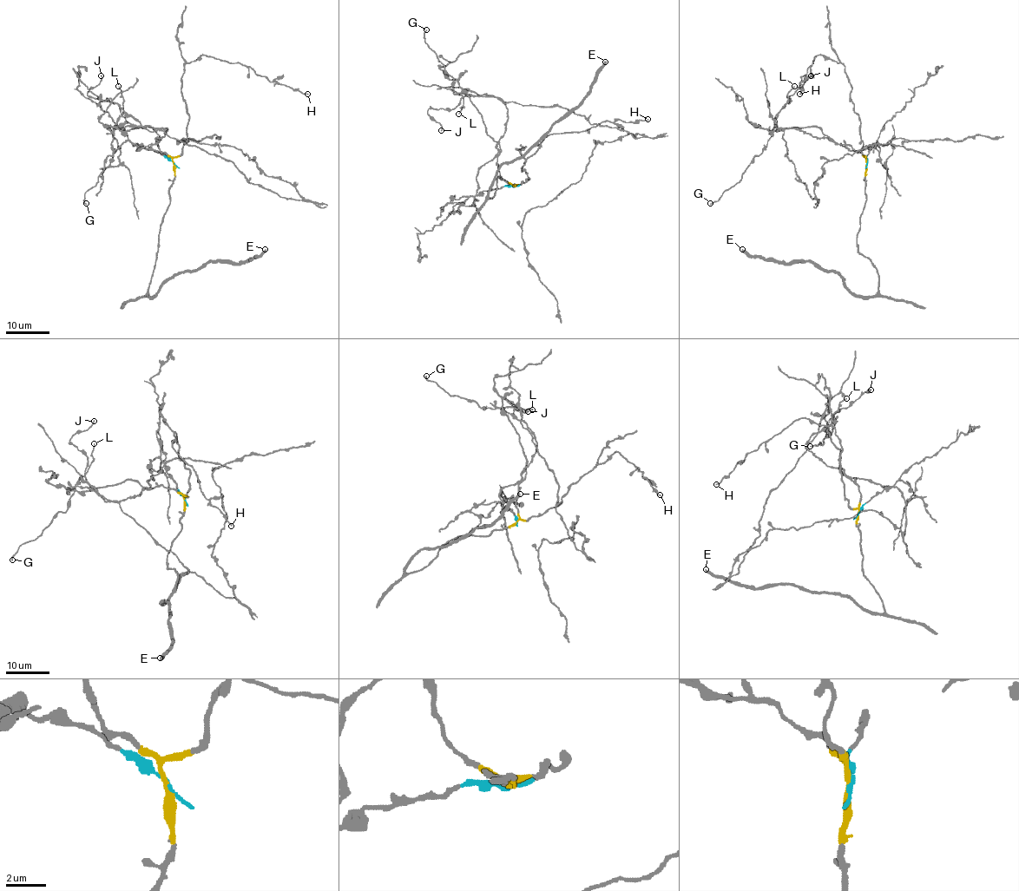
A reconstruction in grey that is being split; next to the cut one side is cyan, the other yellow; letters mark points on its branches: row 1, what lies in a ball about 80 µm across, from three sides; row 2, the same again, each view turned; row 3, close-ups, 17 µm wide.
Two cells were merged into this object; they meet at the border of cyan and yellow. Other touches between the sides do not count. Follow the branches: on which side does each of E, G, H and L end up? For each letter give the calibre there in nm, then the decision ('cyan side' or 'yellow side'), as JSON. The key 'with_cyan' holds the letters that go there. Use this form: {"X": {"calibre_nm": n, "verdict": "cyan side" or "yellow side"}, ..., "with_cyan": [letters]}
{"E": {"calibre_nm": 400, "verdict": "yellow side"}, "G": {"calibre_nm": 180, "verdict": "cyan side"}, "H": {"calibre_nm": 150, "verdict": "yellow side"}, "L": {"calibre_nm": 130, "verdict": "cyan side"}, "with_cyan": ["G", "L"]}

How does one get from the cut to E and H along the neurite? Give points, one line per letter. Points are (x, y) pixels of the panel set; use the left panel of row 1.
E: (174, 163), (174, 178), (148, 294), (207, 263), (241, 263), (266, 250)
H: (174, 163), (187, 140), (189, 115), (181, 85), (186, 63), (201, 55), (241, 63), (271, 81), (308, 94)

